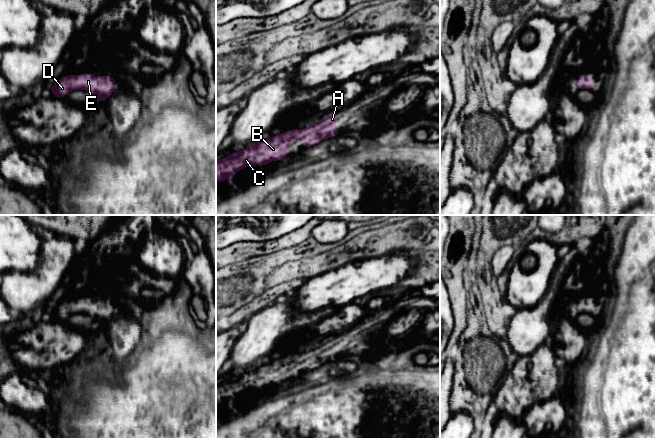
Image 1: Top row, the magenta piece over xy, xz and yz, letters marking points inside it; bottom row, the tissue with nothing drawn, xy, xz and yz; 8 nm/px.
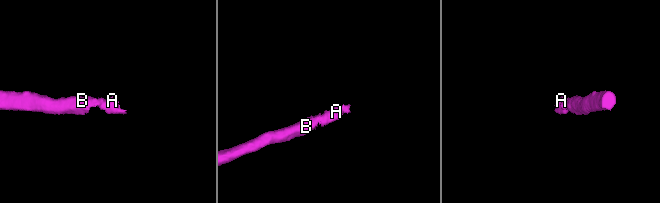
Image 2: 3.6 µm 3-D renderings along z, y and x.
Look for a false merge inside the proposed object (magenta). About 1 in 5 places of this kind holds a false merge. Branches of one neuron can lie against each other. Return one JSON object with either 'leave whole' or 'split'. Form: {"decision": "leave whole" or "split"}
{"decision": "leave whole"}

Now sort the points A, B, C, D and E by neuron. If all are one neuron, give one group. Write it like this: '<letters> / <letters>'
A B C D E

